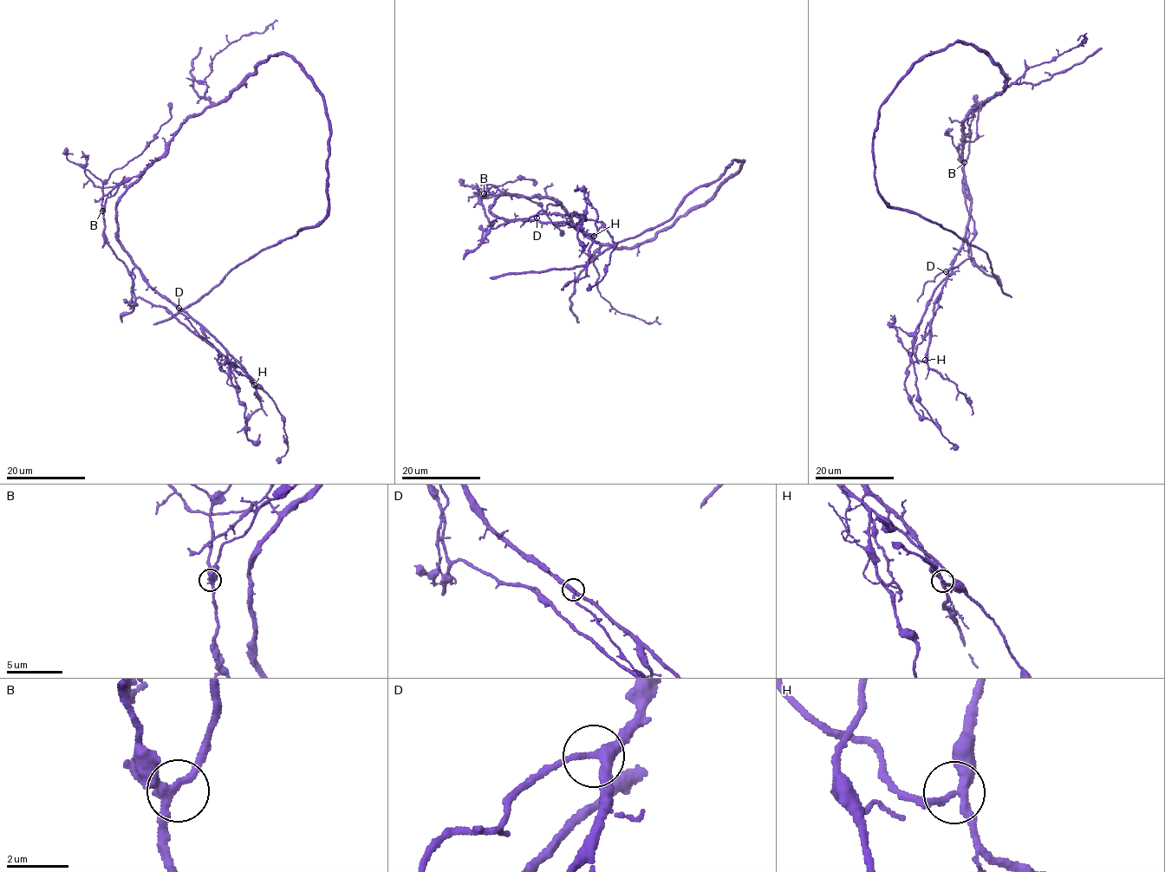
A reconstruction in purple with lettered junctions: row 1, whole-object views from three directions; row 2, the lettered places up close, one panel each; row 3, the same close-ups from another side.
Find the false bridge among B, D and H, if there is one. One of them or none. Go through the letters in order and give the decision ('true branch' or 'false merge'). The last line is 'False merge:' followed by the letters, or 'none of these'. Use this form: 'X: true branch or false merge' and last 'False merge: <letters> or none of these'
B: true branch
D: true branch
H: true branch
False merge: none of these

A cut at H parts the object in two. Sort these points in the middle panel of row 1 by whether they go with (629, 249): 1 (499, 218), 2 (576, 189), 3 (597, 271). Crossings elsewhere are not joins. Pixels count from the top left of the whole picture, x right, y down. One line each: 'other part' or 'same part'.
1: same part
2: other part
3: same part

